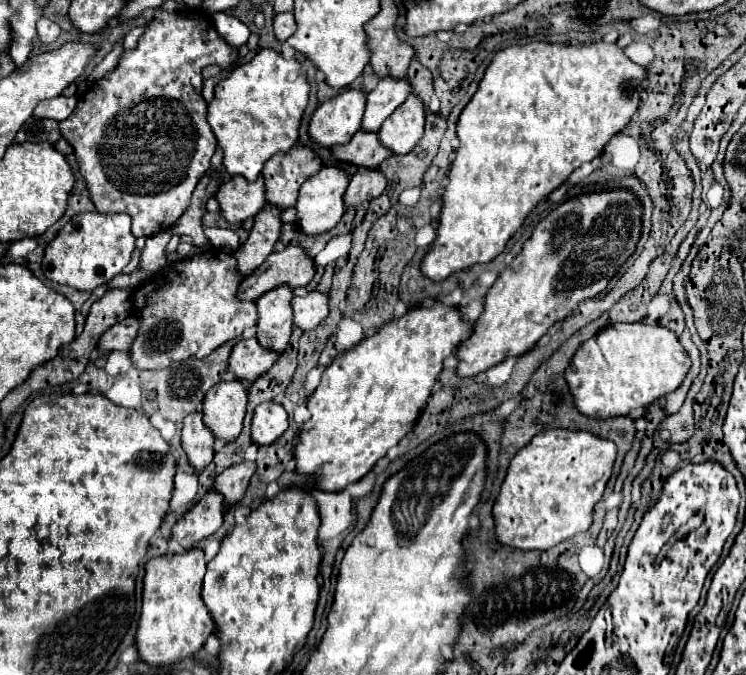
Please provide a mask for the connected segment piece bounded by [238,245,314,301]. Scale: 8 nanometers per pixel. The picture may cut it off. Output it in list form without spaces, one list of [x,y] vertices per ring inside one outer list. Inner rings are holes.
[[[290,245],[290,247],[284,247],[282,251],[270,253],[266,257],[266,261],[250,277],[246,277],[240,283],[238,295],[240,295],[240,301],[256,301],[260,295],[264,295],[266,291],[270,291],[274,287],[280,287],[280,285],[288,285],[292,289],[306,287],[312,277],[314,277],[314,263],[312,263],[312,259],[300,247],[292,247]]]

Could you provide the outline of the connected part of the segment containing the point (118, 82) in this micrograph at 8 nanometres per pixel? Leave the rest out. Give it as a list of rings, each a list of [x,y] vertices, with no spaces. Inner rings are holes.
[[[156,9],[156,19],[150,23],[148,31],[138,39],[138,45],[130,51],[124,51],[122,59],[118,61],[118,65],[108,71],[108,75],[104,75],[104,79],[98,79],[88,93],[78,101],[76,109],[72,111],[72,115],[64,121],[60,121],[60,133],[62,137],[74,147],[74,155],[78,161],[78,171],[86,181],[86,187],[90,191],[90,199],[96,207],[98,213],[128,213],[132,217],[132,235],[138,237],[152,237],[160,231],[168,231],[168,227],[172,227],[176,223],[176,219],[186,211],[190,195],[196,187],[196,183],[200,181],[200,177],[210,169],[210,157],[216,151],[216,137],[212,135],[212,129],[208,127],[206,121],[206,101],[202,99],[202,67],[218,63],[220,67],[226,67],[230,63],[234,63],[238,57],[238,51],[234,47],[230,47],[212,27],[212,23],[208,21],[208,17],[200,17],[198,13],[186,9],[186,11],[176,11],[176,13],[166,13],[162,9]],[[184,87],[190,87],[190,93],[184,91]]]

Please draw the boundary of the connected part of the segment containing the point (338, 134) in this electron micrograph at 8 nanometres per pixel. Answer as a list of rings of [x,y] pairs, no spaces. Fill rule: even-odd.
[[[346,89],[338,97],[322,103],[308,125],[308,135],[318,147],[344,145],[360,129],[366,107],[366,93],[360,89]]]

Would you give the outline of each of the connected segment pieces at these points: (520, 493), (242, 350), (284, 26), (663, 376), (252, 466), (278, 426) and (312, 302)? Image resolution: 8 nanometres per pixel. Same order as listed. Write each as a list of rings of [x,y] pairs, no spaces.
[[[548,429],[532,437],[512,459],[500,487],[500,493],[492,507],[494,533],[498,543],[508,547],[532,551],[532,549],[550,549],[564,539],[574,537],[580,531],[586,531],[592,523],[594,505],[602,499],[606,481],[612,475],[612,465],[616,459],[616,445],[612,441],[600,439],[588,431],[568,431],[568,429]]]
[[[242,339],[234,345],[228,357],[228,369],[234,373],[238,381],[252,383],[260,375],[264,375],[278,359],[278,353],[272,353],[256,343],[256,339]]]
[[[278,13],[274,15],[274,35],[280,43],[284,43],[296,31],[296,21],[292,13]]]
[[[616,323],[584,341],[564,377],[574,397],[576,409],[592,419],[608,419],[628,415],[638,407],[648,407],[656,399],[680,387],[690,369],[690,359],[684,353],[676,335],[660,325]]]
[[[244,461],[240,465],[234,465],[234,467],[228,467],[224,473],[218,475],[216,483],[214,483],[214,491],[224,495],[224,507],[232,507],[236,505],[238,501],[242,501],[246,489],[248,489],[248,483],[250,483],[250,477],[254,475],[256,471],[256,463],[254,461]]]
[[[268,401],[260,403],[260,407],[254,409],[252,417],[252,443],[256,445],[270,445],[274,443],[284,431],[288,429],[288,413],[282,405]]]
[[[310,291],[306,297],[292,299],[292,321],[298,329],[310,331],[320,325],[320,321],[328,315],[328,295]]]

